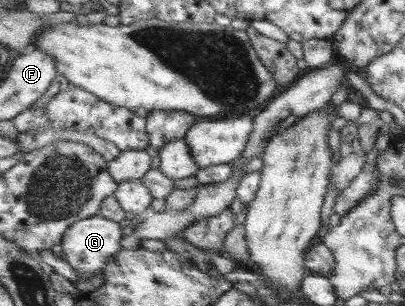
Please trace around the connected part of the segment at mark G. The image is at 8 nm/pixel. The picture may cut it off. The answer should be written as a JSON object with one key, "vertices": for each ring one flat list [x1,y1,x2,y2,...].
{"vertices":[[100,214,85,218,74,223,66,231,61,244,64,253,63,260,78,272,79,278,90,280,94,275,102,275,104,268,122,251,122,238,124,238,124,234,122,234,122,226,118,221]]}

